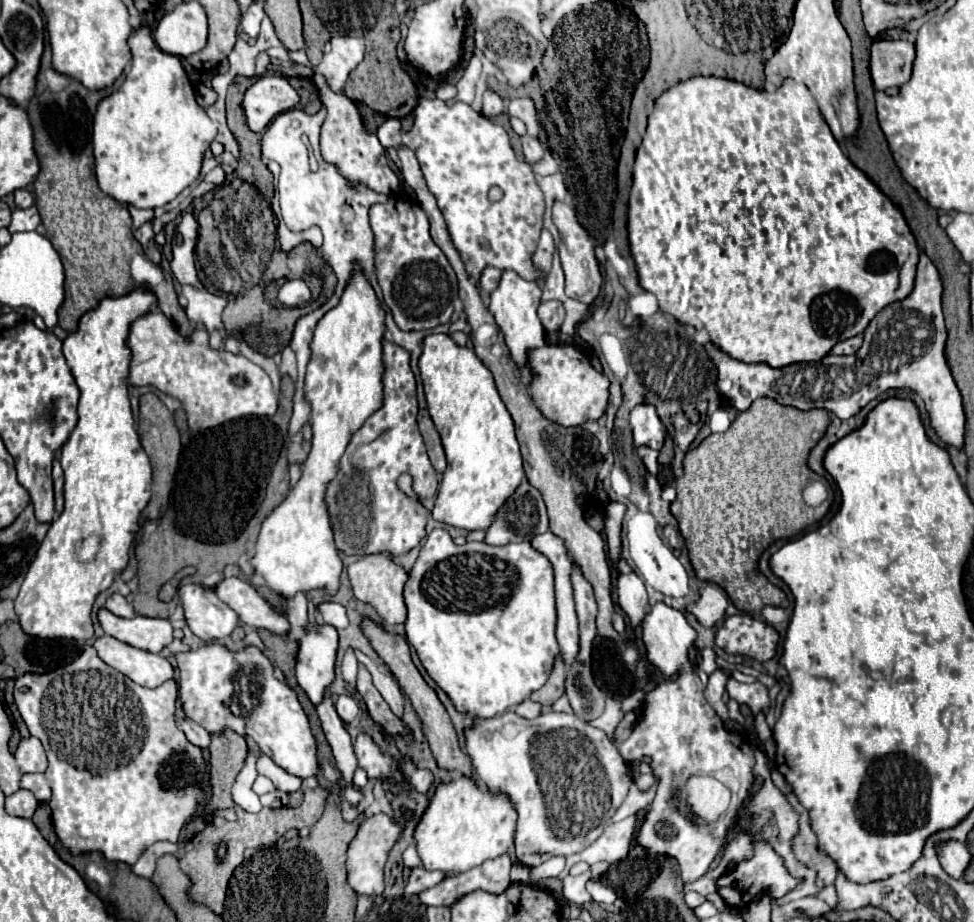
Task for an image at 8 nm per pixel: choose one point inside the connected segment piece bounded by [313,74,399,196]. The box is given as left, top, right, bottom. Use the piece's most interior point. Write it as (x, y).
(359, 157)

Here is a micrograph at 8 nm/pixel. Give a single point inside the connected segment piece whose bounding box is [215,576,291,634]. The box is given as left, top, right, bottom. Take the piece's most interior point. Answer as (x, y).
(235, 592)

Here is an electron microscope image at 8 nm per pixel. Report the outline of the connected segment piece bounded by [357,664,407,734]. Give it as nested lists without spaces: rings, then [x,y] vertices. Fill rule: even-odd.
[[[359,664],[359,676],[357,676],[357,692],[363,698],[371,718],[387,732],[387,734],[399,734],[399,732],[407,732],[403,722],[389,710],[389,706],[385,704],[383,696],[379,694],[379,690],[373,686],[371,682],[371,674],[367,672],[367,668],[363,664]]]

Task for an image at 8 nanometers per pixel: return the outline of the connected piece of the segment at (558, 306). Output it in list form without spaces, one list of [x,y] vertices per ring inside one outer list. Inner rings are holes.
[[[543,302],[539,306],[539,320],[547,332],[557,332],[565,320],[565,308],[561,302]]]

